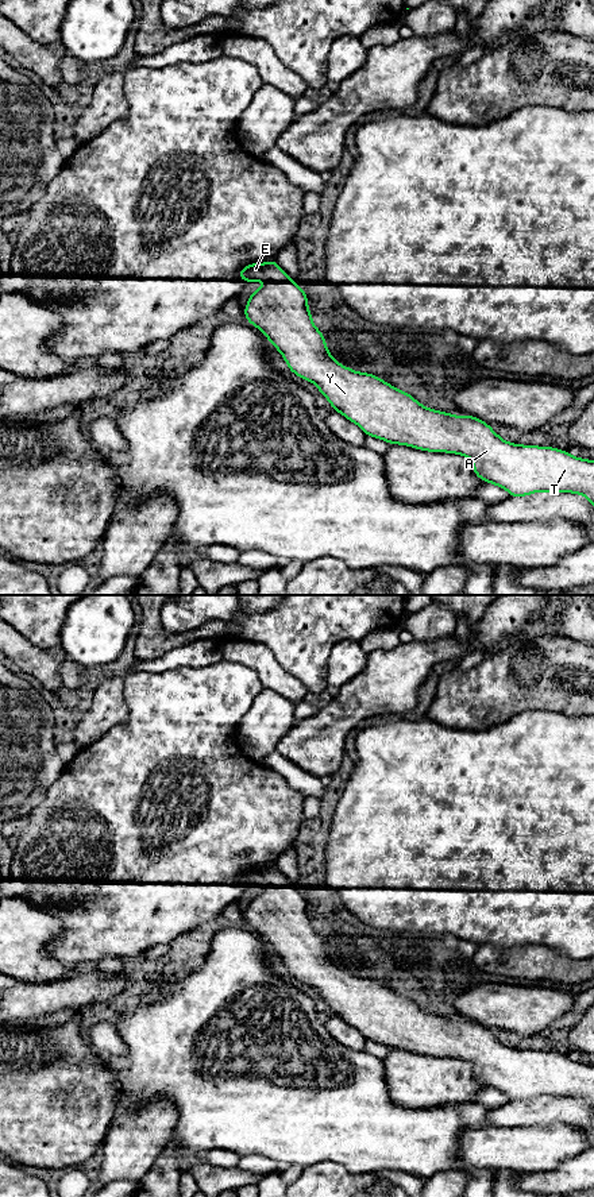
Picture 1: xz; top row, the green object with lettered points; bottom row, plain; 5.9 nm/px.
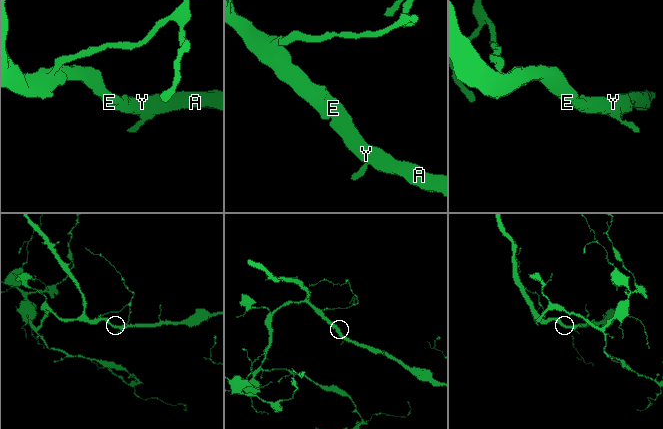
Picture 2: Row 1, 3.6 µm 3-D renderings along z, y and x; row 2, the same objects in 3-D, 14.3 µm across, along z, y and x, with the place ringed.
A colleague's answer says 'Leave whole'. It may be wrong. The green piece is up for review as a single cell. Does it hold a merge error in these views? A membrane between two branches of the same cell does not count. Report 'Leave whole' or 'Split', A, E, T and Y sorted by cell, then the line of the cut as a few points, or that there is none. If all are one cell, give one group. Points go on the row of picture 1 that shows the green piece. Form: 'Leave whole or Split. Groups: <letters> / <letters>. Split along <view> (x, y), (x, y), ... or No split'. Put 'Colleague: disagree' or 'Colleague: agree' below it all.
Leave whole. Groups: A E T Y. No split
Colleague: agree

